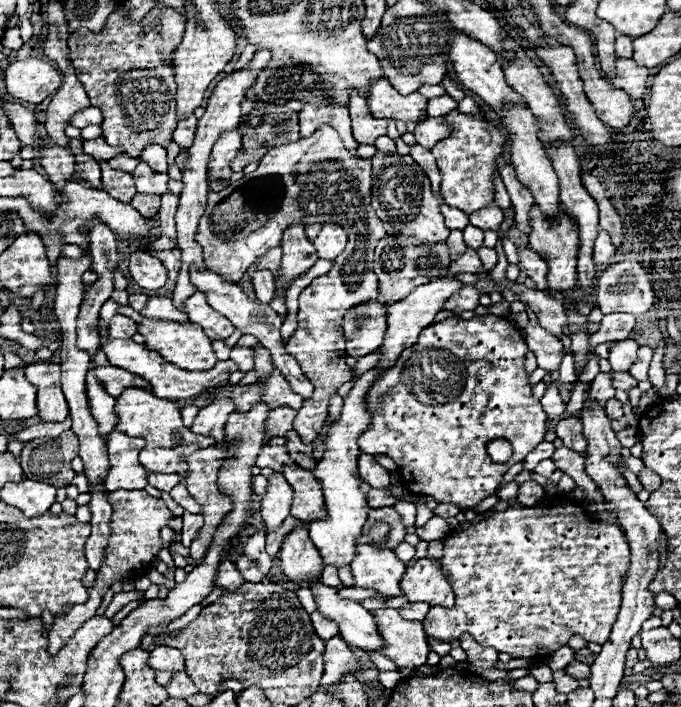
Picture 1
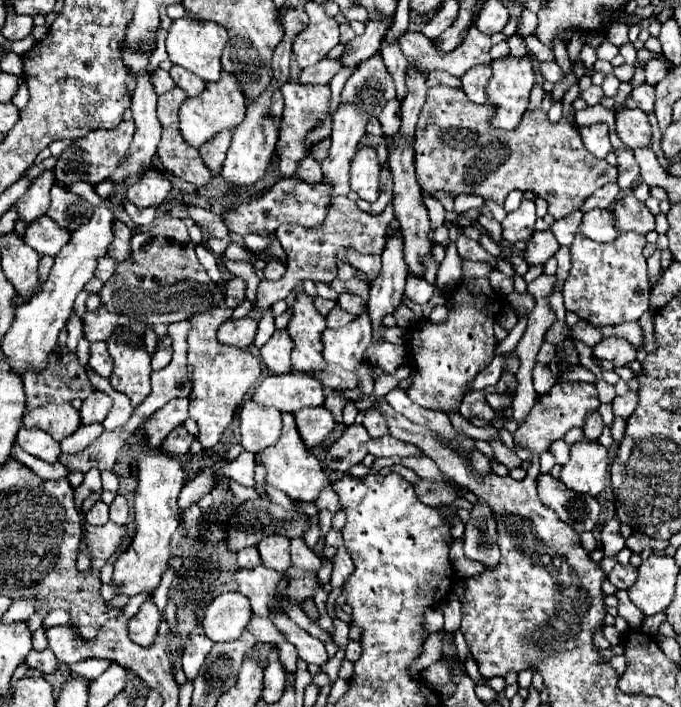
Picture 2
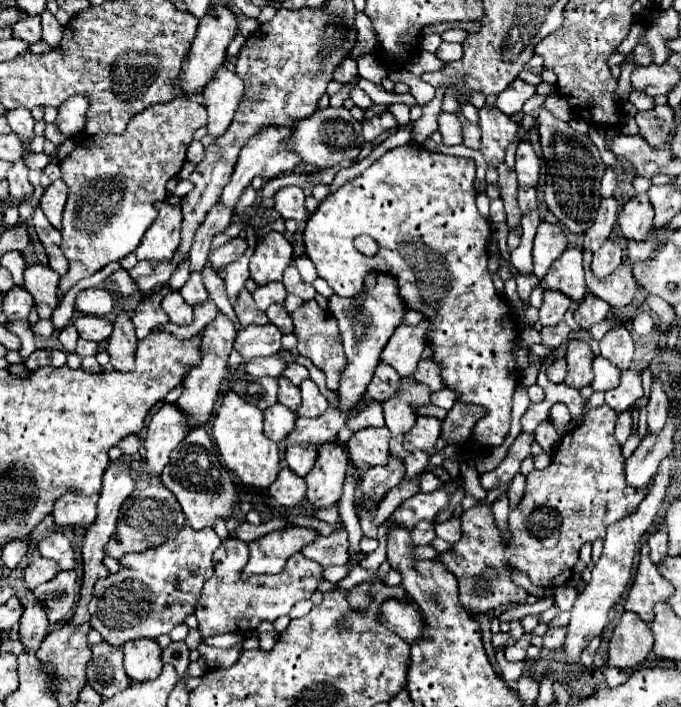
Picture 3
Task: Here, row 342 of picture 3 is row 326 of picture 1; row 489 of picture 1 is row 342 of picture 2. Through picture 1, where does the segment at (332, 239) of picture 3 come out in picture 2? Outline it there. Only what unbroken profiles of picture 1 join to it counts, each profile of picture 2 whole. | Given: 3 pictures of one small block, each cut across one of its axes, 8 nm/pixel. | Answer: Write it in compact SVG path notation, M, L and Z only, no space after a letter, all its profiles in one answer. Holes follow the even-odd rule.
M462 258L462 278L460 278L460 284L452 292L452 306L448 308L446 320L444 322L424 320L416 324L416 328L412 328L412 334L408 338L408 354L414 360L414 366L410 372L412 384L406 390L406 394L412 402L420 404L422 408L440 410L444 414L456 414L460 410L464 394L470 388L470 382L474 382L478 372L484 370L492 362L496 346L498 346L494 338L494 322L502 310L502 298L494 292L490 284L492 270L494 266L490 262L472 262L472 260Z

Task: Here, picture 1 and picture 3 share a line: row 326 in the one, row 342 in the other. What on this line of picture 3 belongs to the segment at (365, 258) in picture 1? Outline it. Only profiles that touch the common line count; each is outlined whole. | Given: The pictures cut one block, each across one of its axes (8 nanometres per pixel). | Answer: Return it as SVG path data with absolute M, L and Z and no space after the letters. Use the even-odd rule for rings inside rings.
M314 300L304 302L290 316L294 320L294 336L298 340L300 356L308 358L316 368L320 368L326 374L328 390L336 390L338 388L338 380L340 380L340 372L346 366L346 358L344 358L344 350L342 350L342 340L340 340L340 330L336 326L336 318L328 310L322 310Z

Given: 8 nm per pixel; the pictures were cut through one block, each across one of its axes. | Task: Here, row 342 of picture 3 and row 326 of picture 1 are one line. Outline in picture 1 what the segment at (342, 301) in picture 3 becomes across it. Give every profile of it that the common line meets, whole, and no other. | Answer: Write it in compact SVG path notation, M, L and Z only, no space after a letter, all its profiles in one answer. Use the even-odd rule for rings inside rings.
M366 302L350 308L344 320L346 356L366 356L382 346L386 334L386 306L380 302Z

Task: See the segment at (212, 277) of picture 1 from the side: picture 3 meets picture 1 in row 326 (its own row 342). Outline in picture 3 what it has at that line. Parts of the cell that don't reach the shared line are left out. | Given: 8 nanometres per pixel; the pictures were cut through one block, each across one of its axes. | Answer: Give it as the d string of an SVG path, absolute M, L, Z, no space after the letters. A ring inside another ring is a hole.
M274 324L248 326L236 336L234 350L238 350L246 360L254 356L272 356L282 348L280 338L282 334L274 328Z

